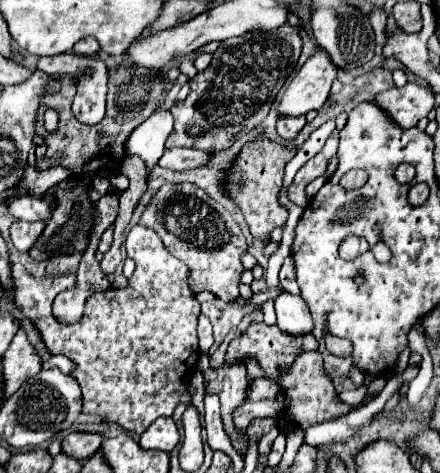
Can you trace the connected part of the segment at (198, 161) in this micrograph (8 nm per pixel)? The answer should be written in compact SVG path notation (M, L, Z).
M171 148L171 150L165 150L165 154L159 160L159 166L169 168L173 172L179 172L179 170L191 170L191 168L207 166L211 158L213 158L213 154L207 154L201 150Z

